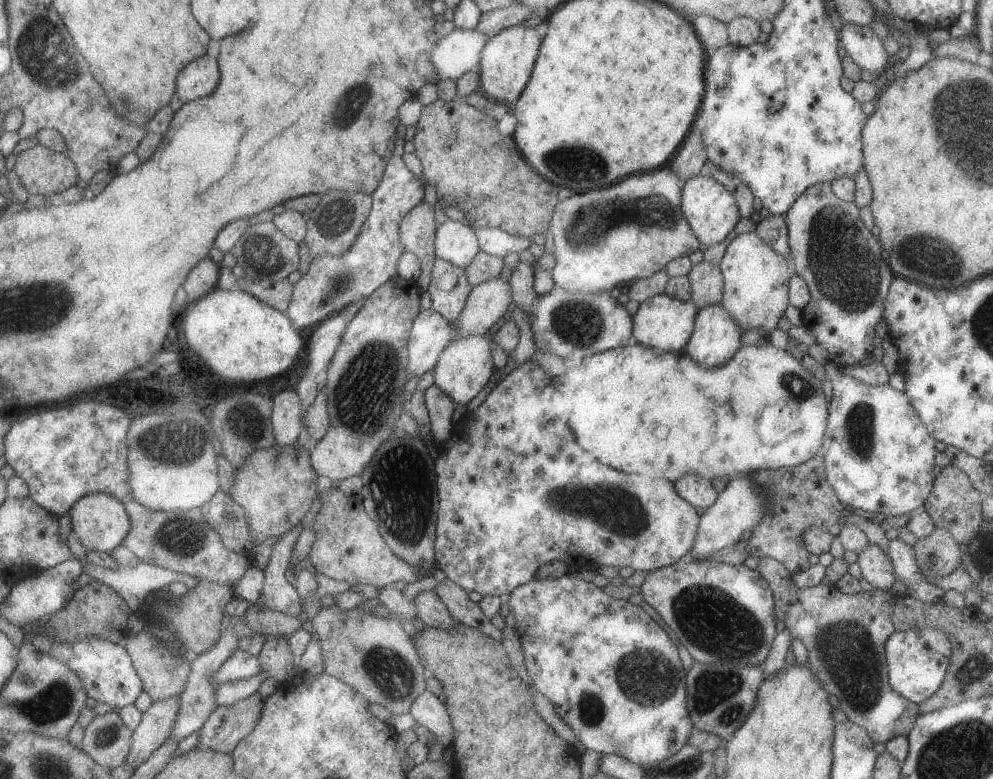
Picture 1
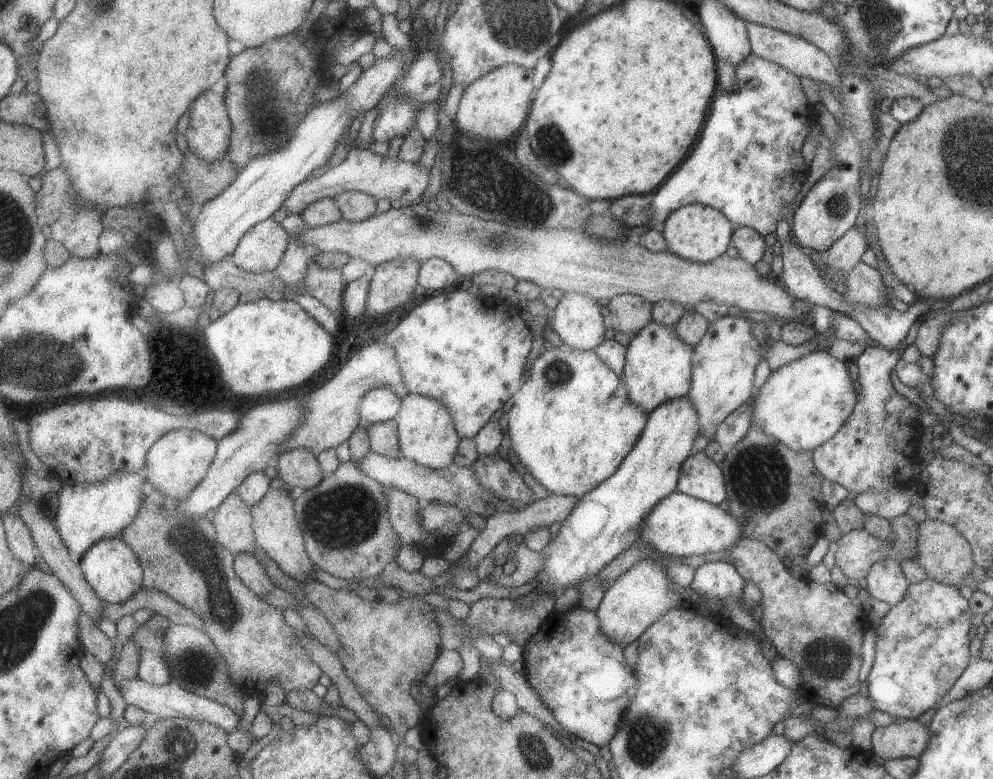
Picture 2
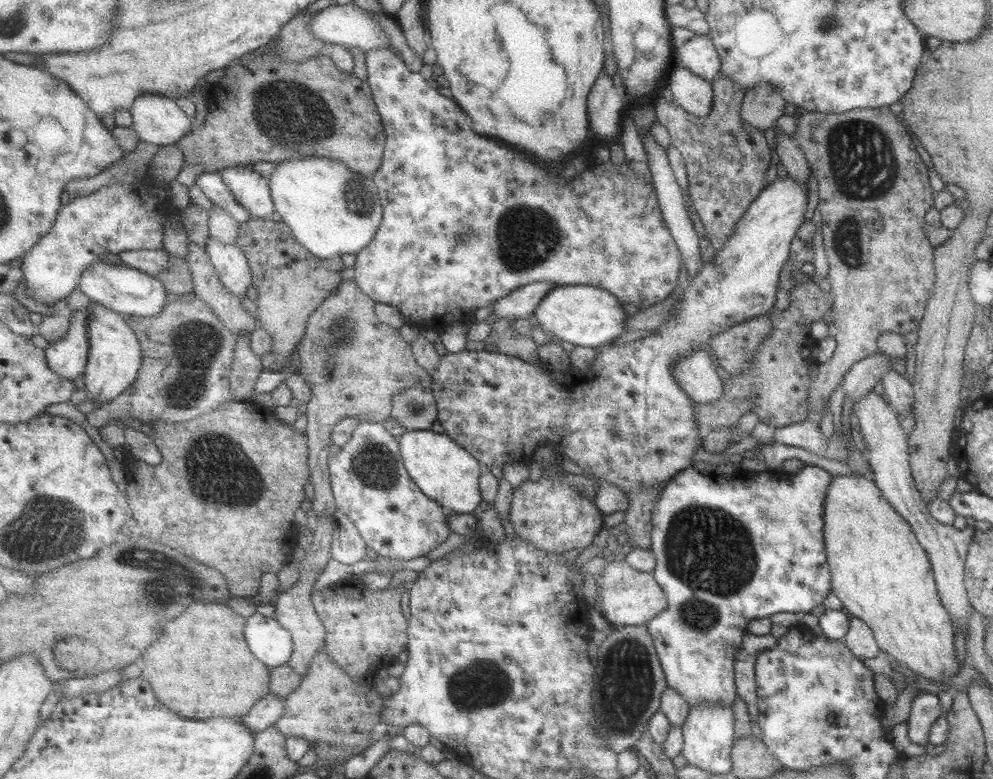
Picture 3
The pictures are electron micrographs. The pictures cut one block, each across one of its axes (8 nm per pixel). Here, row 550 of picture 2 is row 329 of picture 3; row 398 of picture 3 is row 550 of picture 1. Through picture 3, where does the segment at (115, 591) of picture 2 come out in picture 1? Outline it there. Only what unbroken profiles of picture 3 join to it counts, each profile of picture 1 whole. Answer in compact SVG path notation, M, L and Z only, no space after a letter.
M99 491L83 496L71 507L69 513L73 517L74 534L86 550L112 554L119 545L123 545L132 527L126 503L106 492Z

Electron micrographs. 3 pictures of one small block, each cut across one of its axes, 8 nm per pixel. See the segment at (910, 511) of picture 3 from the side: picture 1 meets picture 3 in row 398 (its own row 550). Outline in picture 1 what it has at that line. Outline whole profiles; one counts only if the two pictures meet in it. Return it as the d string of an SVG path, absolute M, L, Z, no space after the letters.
M867 543L856 554L856 562L860 567L861 578L865 579L877 590L889 590L895 582L891 559L874 543Z

